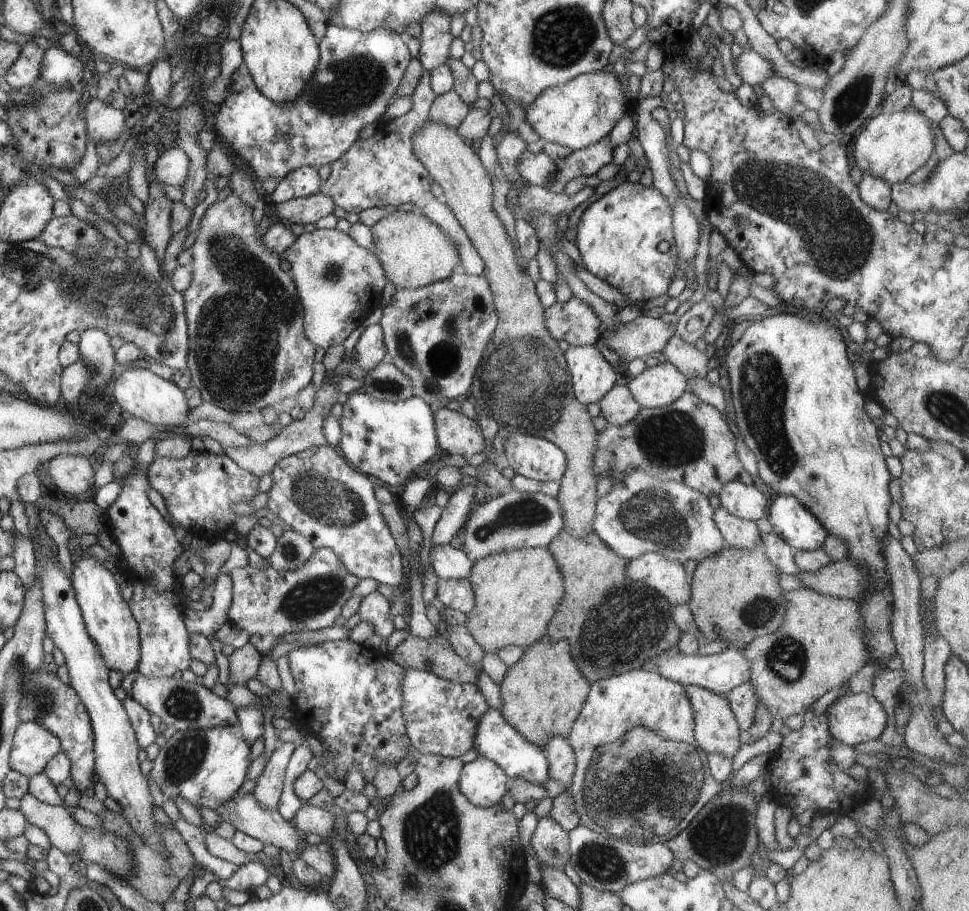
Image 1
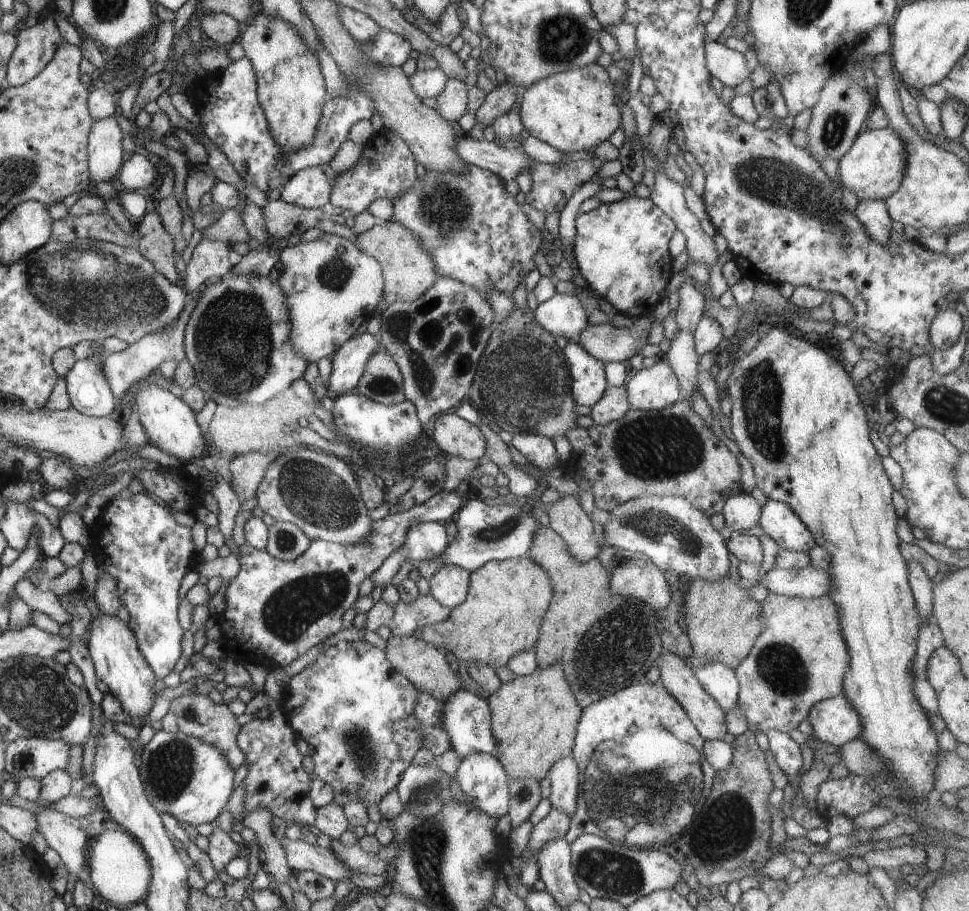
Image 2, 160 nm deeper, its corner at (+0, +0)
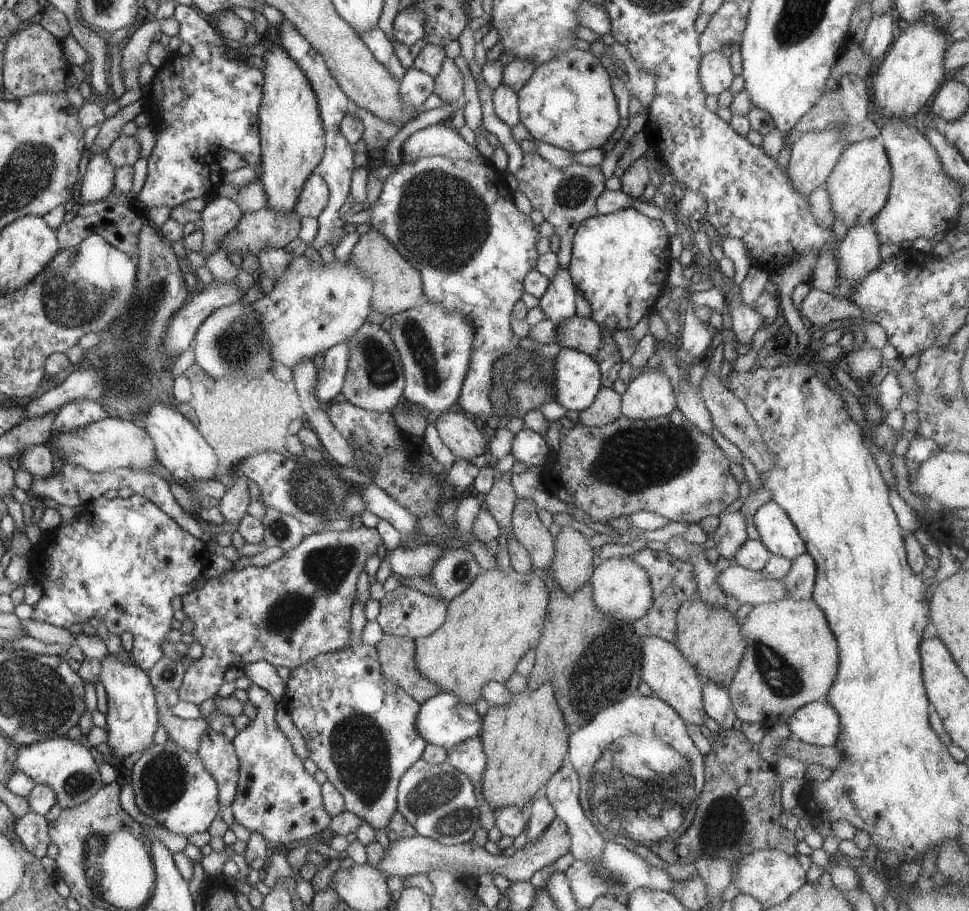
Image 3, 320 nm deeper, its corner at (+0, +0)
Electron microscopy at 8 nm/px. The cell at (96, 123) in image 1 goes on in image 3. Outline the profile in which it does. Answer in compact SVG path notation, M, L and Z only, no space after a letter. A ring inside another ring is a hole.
M109 154L92 156L82 180L78 205L99 202L109 196L114 188L114 174L116 166L110 162Z

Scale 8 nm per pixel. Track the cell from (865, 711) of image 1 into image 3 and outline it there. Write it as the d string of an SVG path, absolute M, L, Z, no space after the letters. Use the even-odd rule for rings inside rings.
M815 701L796 710L792 718L788 720L787 726L792 730L793 740L800 740L815 746L830 747L835 746L836 738L840 734L840 716L827 701Z

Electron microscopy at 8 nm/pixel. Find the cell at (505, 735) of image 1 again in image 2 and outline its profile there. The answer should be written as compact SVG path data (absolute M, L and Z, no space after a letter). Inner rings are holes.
M464 688L458 690L456 694L452 694L446 701L446 708L442 714L442 724L444 724L446 734L450 736L452 749L456 750L462 759L474 753L496 756L498 740L492 734L491 722L492 714L487 700L468 692Z

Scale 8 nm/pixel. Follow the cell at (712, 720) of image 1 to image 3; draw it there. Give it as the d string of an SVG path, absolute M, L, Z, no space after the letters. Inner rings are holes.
M640 637L642 646L642 681L646 682L655 697L672 706L684 722L700 728L708 718L704 712L703 685L696 674L696 668L684 658L675 644L668 643L659 637Z

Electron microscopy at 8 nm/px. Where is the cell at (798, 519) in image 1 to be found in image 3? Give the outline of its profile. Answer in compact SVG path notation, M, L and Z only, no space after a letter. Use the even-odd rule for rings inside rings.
M770 501L760 506L753 520L760 534L759 540L771 555L793 560L807 553L806 544L800 538L796 526L778 504Z

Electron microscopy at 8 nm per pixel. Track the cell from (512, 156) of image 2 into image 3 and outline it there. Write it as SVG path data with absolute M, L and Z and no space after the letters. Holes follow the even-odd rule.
M442 122L439 124L434 124L433 126L428 126L428 128L424 128L423 130L419 130L415 134L412 134L402 144L401 155L403 156L404 154L408 154L408 156L412 156L412 158L419 159L422 157L442 156L448 157L453 161L474 160L474 158L481 156L476 146L465 142L465 140L460 136L458 130L453 128L448 122Z

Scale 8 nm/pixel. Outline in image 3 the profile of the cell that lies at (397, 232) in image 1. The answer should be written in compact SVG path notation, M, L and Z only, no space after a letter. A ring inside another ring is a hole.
M375 229L360 236L360 240L352 248L349 262L364 270L364 274L374 282L374 294L370 302L372 311L392 317L424 302L422 274L394 248L394 244L384 234Z

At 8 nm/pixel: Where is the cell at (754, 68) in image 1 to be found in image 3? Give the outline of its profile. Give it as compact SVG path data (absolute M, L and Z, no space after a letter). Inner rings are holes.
M713 51L702 57L699 68L700 84L704 92L719 96L730 89L734 79L730 56L725 56L721 51Z

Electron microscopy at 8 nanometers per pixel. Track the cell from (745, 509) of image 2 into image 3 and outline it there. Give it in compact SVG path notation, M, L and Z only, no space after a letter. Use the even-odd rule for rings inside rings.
M725 511L720 514L720 524L716 529L716 533L710 537L716 539L719 544L717 546L718 554L726 560L734 563L734 556L740 550L740 546L749 540L746 531L746 521L748 519L738 512Z

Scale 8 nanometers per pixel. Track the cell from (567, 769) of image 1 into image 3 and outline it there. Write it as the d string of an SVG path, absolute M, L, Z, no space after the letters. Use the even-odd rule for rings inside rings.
M566 759L558 772L552 776L551 780L548 780L543 795L552 804L556 816L567 826L569 836L571 837L570 854L572 854L575 860L594 862L596 864L596 858L602 856L602 850L604 850L606 841L594 827L593 821L585 816L579 802L580 792L581 785L579 784L578 774L569 760Z

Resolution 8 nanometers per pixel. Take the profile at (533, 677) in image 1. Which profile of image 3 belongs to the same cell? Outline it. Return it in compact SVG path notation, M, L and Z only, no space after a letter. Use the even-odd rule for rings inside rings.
M544 682L536 690L526 688L522 695L514 694L506 706L490 706L488 713L483 715L482 732L480 732L480 742L484 754L486 754L486 772L482 774L482 796L490 804L492 810L502 808L502 806L516 806L518 809L524 808L532 798L543 794L543 791L558 772L563 762L567 759L569 750L568 728L566 728L566 718L562 710L558 708L558 700L554 694L552 682Z

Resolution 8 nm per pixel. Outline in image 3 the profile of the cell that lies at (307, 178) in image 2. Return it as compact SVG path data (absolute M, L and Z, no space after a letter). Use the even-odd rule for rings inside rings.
M314 172L308 176L308 180L296 200L295 212L302 218L317 218L326 207L328 189L326 182L320 174Z

